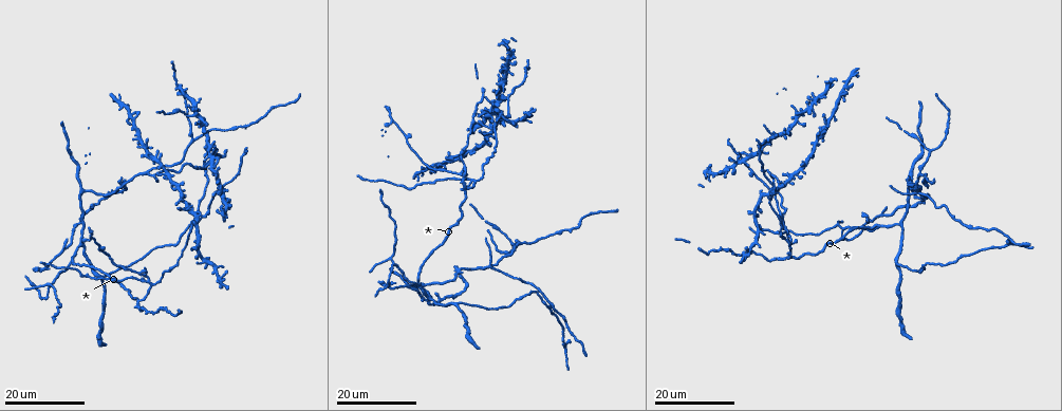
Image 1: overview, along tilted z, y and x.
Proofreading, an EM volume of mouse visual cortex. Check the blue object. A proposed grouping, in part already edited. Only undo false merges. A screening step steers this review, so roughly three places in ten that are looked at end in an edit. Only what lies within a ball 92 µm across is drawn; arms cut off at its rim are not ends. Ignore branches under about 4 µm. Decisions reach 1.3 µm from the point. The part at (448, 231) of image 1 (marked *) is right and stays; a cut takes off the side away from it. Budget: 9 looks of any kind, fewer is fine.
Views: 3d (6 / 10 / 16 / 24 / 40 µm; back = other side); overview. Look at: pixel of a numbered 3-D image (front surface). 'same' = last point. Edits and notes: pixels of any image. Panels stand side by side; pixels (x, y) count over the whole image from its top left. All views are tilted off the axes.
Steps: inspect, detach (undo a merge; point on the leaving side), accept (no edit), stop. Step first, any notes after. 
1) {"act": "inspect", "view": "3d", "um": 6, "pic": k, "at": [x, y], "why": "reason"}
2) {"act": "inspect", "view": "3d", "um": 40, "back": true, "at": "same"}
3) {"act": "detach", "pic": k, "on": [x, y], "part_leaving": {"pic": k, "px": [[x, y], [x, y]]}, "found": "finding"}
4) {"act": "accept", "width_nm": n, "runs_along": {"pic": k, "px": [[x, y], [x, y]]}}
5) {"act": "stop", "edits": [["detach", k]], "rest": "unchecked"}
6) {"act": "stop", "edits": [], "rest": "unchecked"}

{"act": "inspect", "view": "3d", "um": 16, "pic": 1, "at": [471, 178], "why": "small branch off a trunk"}

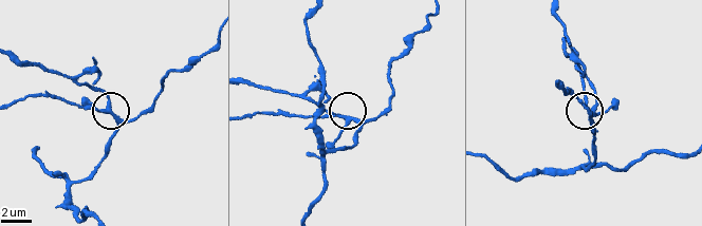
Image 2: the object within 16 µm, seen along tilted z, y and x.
{"act": "inspect", "view": "3d", "um": 10, "pic": 2, "at": [345, 117], "why": "closer look"}

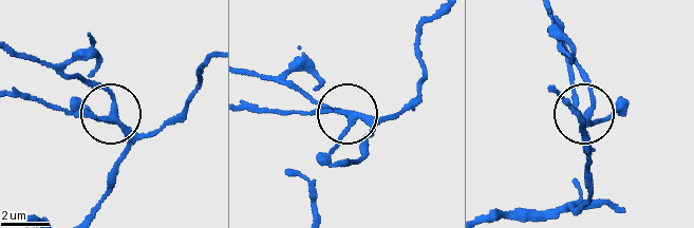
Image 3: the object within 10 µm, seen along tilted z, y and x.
{"act": "detach", "pic": 3, "on": [336, 148], "side_arm_um": 34, "arms": 4, "found": "a second cell is stuck on"}

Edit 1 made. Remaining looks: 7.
{"act": "inspect", "view": "overview", "why": "see it whole again"}

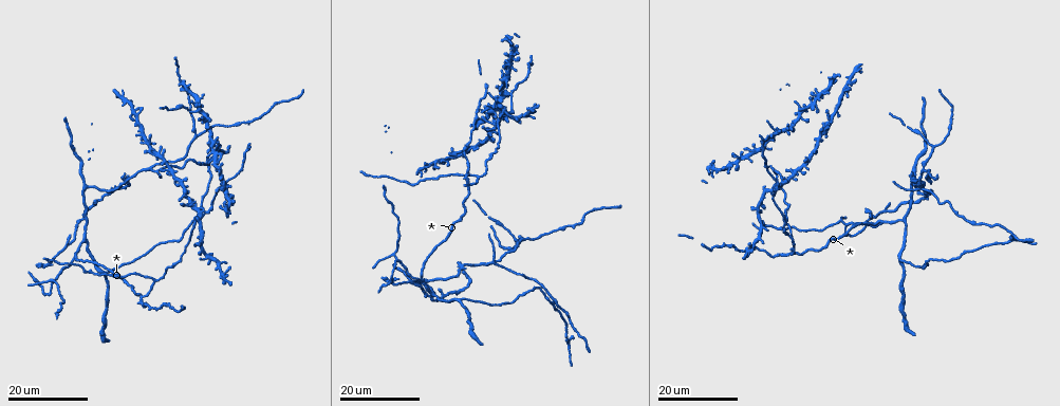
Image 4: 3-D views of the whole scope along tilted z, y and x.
{"act": "inspect", "view": "3d", "um": 16, "pic": 4, "at": [525, 239]}

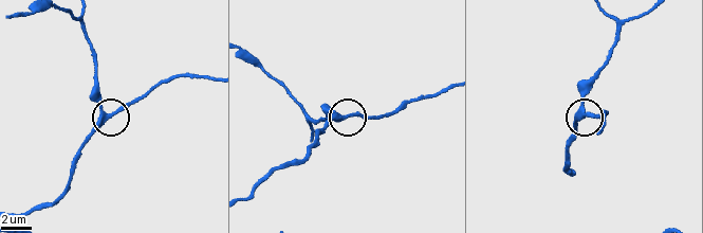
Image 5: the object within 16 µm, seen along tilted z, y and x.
{"act": "inspect", "view": "3d", "um": 10, "pic": 5, "at": [341, 115]}

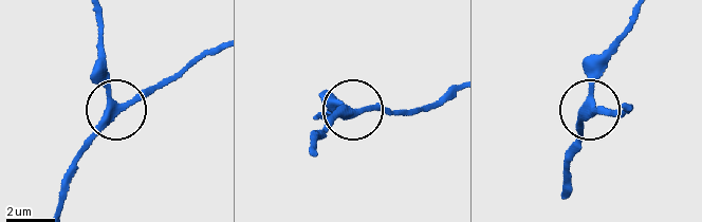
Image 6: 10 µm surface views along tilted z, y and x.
{"act": "accept", "width_nm": 290, "runs_along": {"pic": 6, "px": [[57, 208], [76, 152], [115, 110], [105, 60]]}, "found": "all the same cell"}

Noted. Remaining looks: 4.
{"act": "inspect", "view": "3d", "um": 24, "pic": 4, "at": [513, 240], "why": "branch point"}

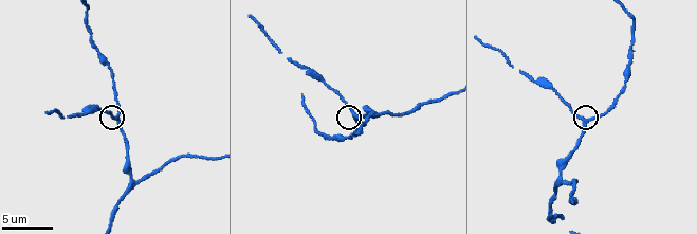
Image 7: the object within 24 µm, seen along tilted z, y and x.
{"act": "inspect", "view": "3d", "um": 10, "pic": 7, "at": [352, 116], "why": "closer look"}

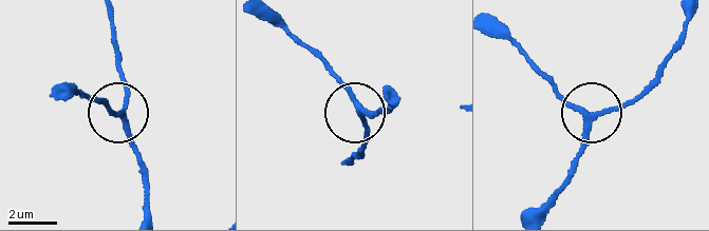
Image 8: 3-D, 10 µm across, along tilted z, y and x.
{"act": "inspect", "view": "3d", "um": 10, "back": true, "pic": 8, "at": [358, 109]}

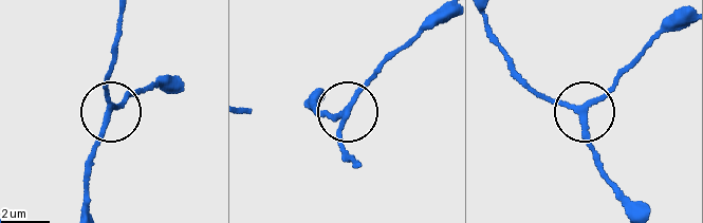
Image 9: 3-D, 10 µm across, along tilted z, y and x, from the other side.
{"act": "accept", "side_arm_um": 16, "runs_along": {"pic": 9, "px": [[639, 208], [598, 161], [586, 121], [589, 108], [642, 53]]}, "found": "continuous, no second cell"}

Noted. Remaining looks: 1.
{"act": "stop", "edits": [["detach", 3]], "rest": "unchecked"}

